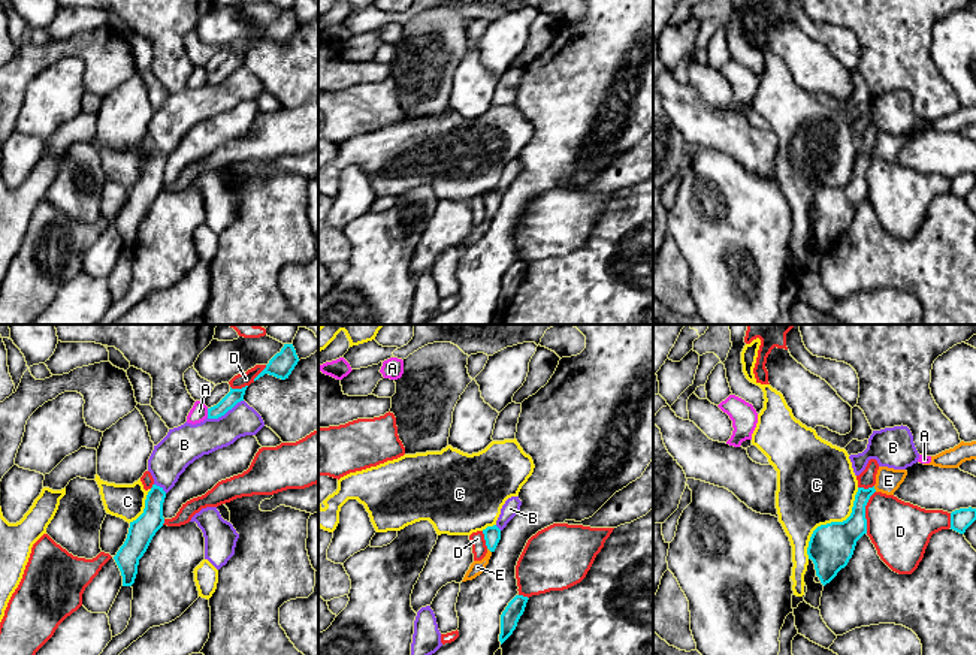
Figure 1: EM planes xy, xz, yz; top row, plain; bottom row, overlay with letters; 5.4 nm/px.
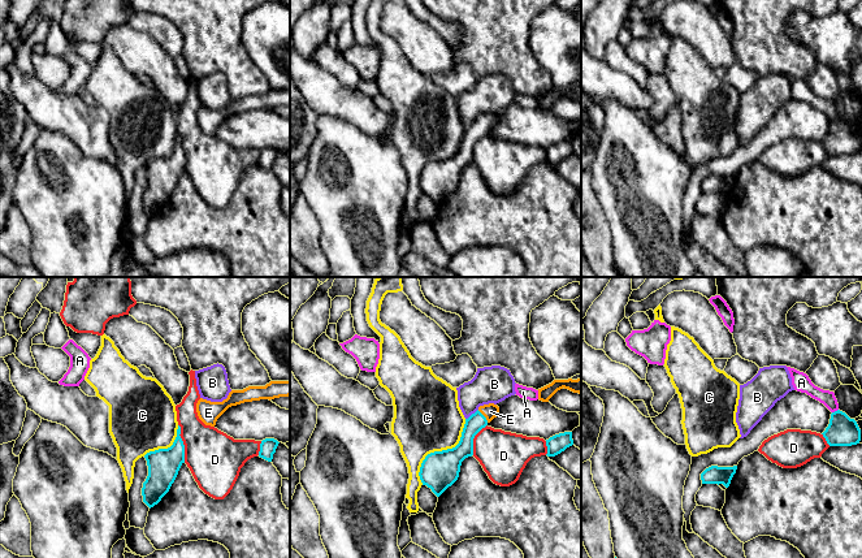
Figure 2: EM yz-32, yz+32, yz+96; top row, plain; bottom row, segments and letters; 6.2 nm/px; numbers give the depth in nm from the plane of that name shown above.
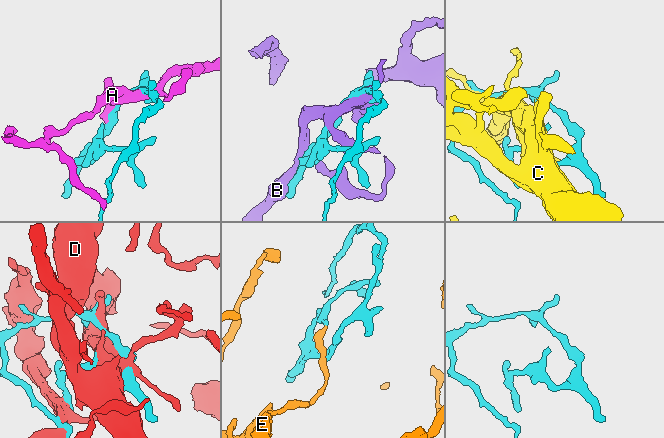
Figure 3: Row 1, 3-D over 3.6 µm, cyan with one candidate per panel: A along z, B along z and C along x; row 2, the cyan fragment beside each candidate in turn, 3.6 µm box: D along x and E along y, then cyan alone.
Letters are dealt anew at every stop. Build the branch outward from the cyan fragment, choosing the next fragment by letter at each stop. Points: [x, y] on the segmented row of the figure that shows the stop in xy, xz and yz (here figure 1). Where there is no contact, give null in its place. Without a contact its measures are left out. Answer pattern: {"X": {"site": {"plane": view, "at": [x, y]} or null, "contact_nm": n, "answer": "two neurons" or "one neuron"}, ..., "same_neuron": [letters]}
{"A": {"site": {"plane": "xy", "at": [208, 413]}, "contact_nm": 50, "answer": "two neurons"}, "B": {"site": {"plane": "xy", "at": [224, 413]}, "contact_nm": 220, "answer": "two neurons"}, "C": {"site": {"plane": "yz", "at": [831, 522]}, "contact_nm": 480, "answer": "two neurons"}, "D": {"site": {"plane": "yz", "at": [864, 512]}, "contact_nm": 240, "answer": "two neurons"}, "E": {"site": {"plane": "yz", "at": [875, 489]}, "contact_nm": 40, "answer": "one neuron"}, "same_neuron": ["E"]}

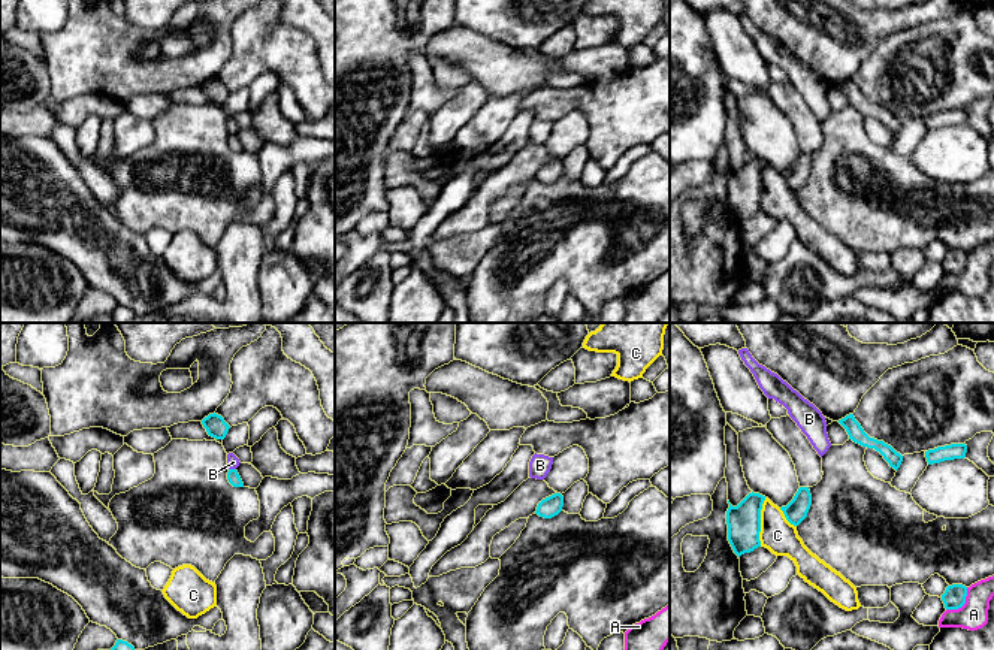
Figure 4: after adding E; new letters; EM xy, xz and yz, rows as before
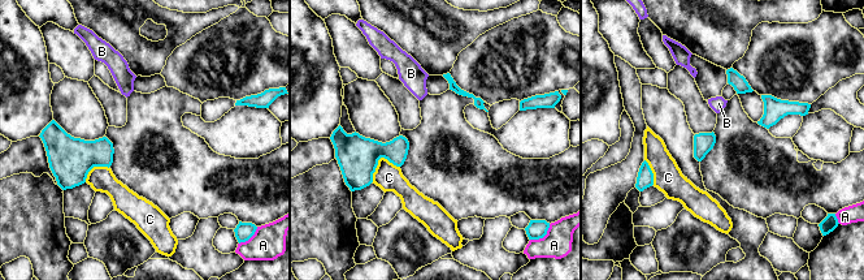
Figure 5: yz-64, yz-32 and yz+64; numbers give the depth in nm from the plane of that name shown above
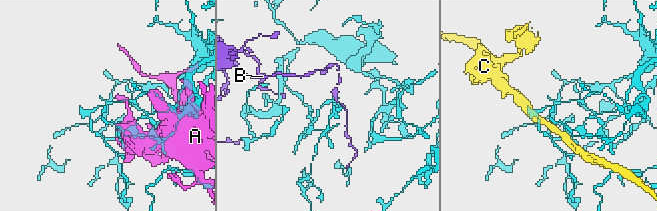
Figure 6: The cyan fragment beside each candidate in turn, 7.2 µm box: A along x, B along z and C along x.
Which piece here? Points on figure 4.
{"A": {"site": {"plane": "yz", "at": [963, 604]}, "contact_nm": 170, "answer": "two neurons"}, "B": {"site": {"plane": "xy", "at": [232, 469]}, "contact_nm": 40, "answer": "two neurons"}, "C": {"site": {"plane": "yz", "at": [760, 522]}, "contact_nm": 260, "answer": "two neurons"}, "same_neuron": []}

